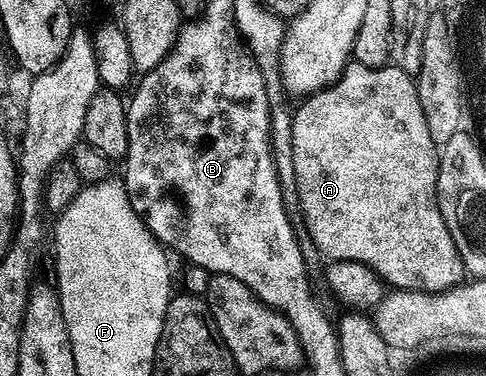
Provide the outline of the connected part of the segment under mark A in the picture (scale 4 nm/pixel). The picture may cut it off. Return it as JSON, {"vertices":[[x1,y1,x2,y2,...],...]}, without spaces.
{"vertices":[[352,61,335,83,307,96,301,103,304,104,292,115,292,175,296,178,296,199,300,202,300,215,304,218,304,227,308,230,313,245,322,254,329,255,327,257,329,260,345,259,362,263,369,270,376,272,380,279,392,289,437,293,449,291,457,286,466,275,464,262,454,245,454,237,450,237,450,229,446,229,446,221,438,205,436,186,440,153,434,137,430,137,430,129,426,129,426,113,422,113,422,101,418,101,415,78,395,65,367,67]]}

